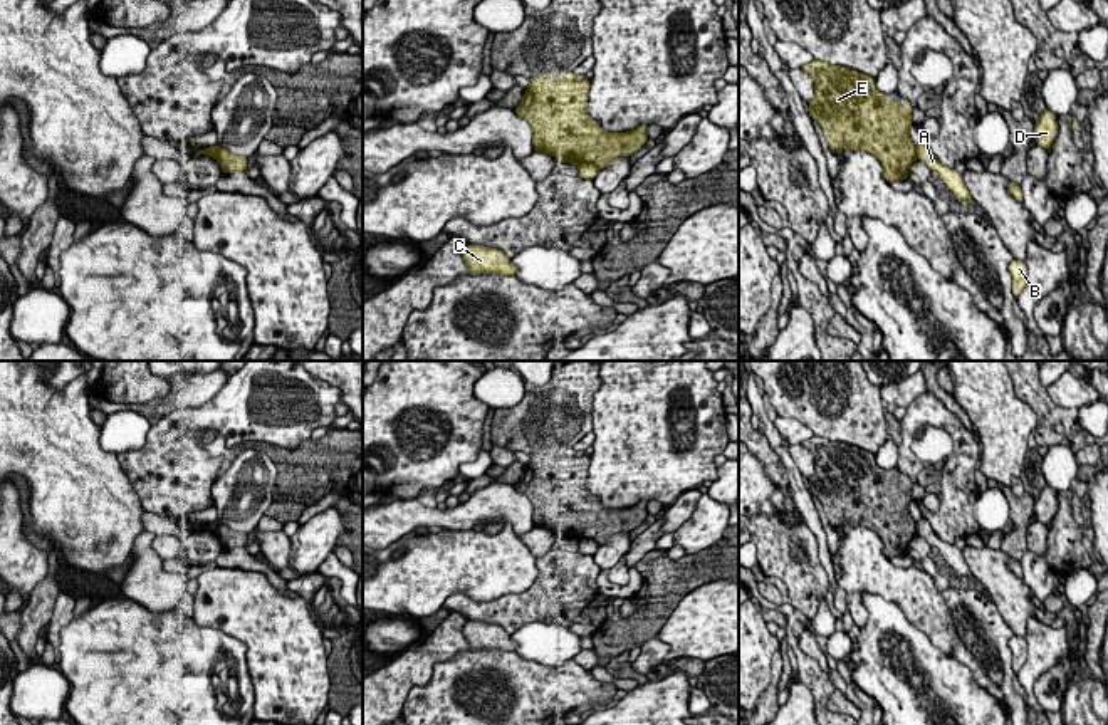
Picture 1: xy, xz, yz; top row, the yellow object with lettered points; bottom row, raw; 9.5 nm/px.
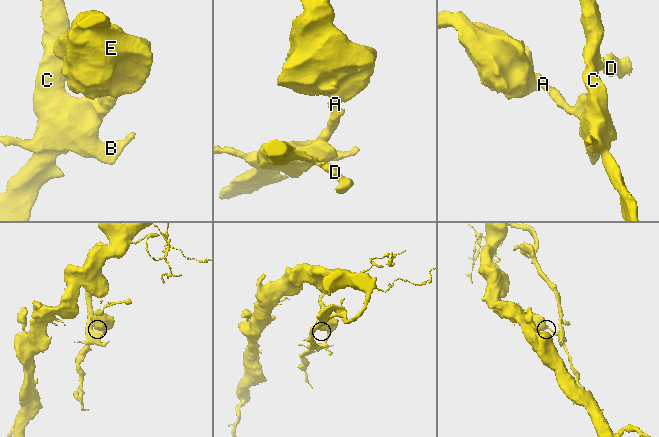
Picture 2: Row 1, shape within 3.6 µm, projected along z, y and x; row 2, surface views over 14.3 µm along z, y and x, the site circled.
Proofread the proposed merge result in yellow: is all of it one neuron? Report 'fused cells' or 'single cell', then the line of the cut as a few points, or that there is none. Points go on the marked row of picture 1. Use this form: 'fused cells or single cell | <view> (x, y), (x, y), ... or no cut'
fused cells | xz (580, 163), (595, 163), (600, 168)

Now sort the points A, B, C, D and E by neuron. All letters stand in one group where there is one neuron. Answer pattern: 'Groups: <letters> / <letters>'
Groups: A B C D / E

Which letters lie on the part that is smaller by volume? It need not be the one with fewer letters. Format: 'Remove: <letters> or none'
Remove: E

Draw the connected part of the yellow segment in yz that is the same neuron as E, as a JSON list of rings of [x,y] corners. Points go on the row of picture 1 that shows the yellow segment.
[[[813,60],[801,67],[814,79],[809,116],[823,128],[833,153],[844,148],[868,151],[883,164],[888,183],[908,178],[917,146],[908,136],[912,104],[907,109],[886,99],[873,77],[855,69]]]

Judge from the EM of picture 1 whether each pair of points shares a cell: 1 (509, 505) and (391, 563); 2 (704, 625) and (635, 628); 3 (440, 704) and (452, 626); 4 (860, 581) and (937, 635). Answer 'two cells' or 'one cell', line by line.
1: two cells
2: two cells
3: two cells
4: one cell

